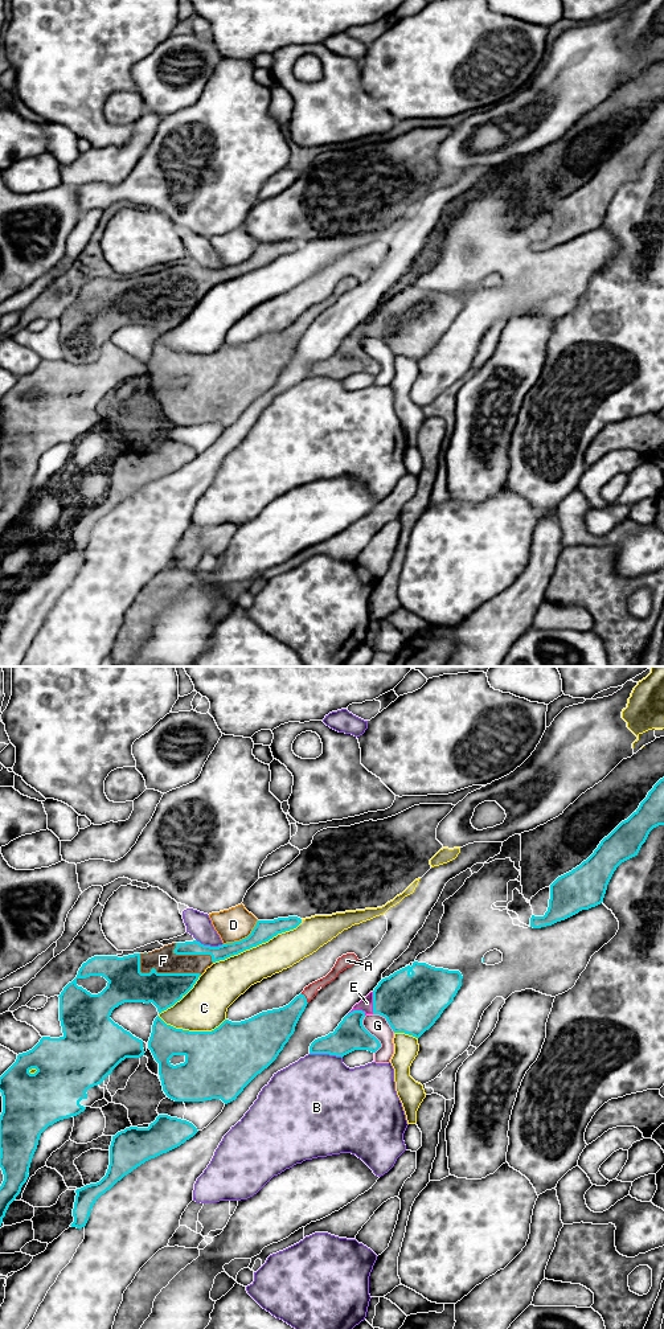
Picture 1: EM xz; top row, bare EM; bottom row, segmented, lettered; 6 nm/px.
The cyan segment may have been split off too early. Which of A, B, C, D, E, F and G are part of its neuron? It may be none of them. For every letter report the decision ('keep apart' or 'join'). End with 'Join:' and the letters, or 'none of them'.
A: join
B: keep apart
C: keep apart
D: keep apart
E: join
F: join
G: keep apart
Join: A, E, F

